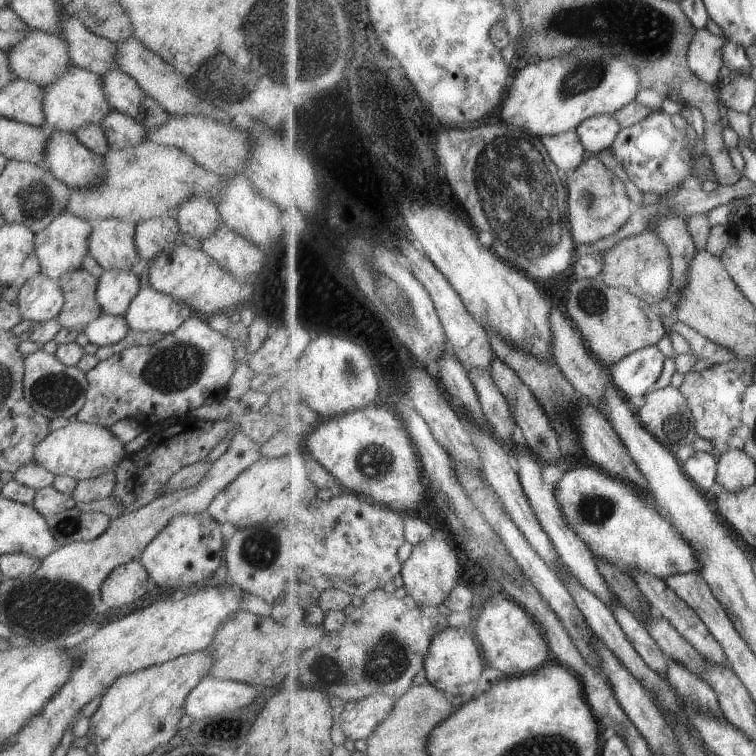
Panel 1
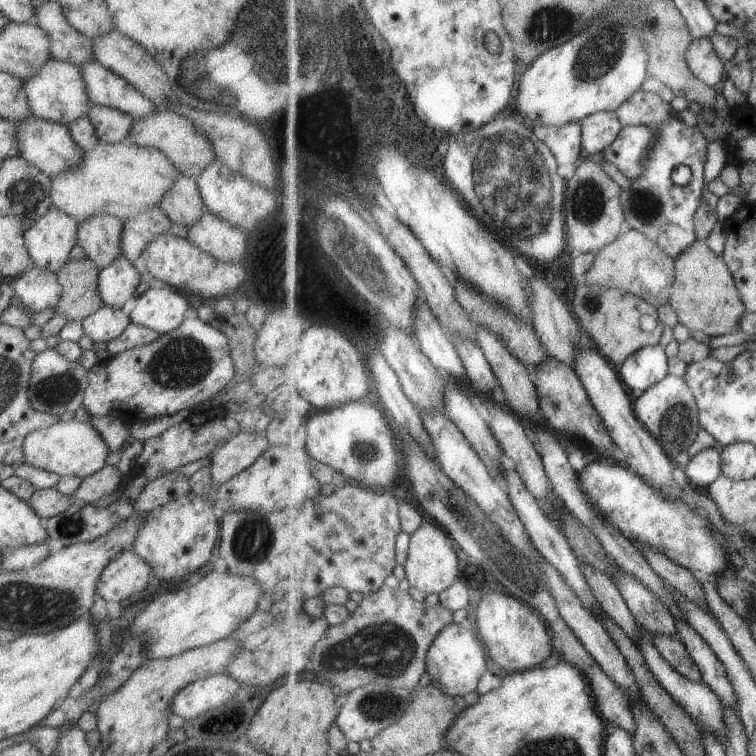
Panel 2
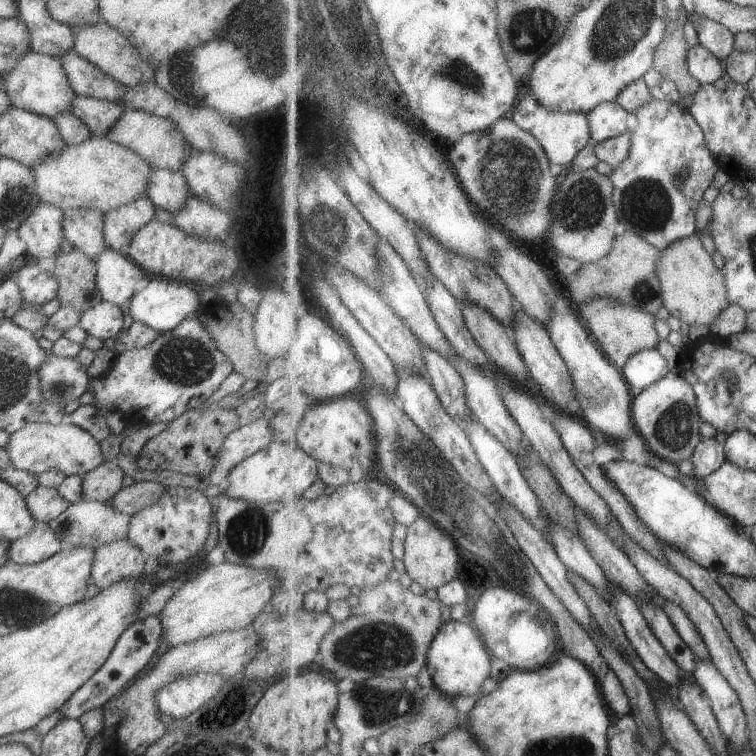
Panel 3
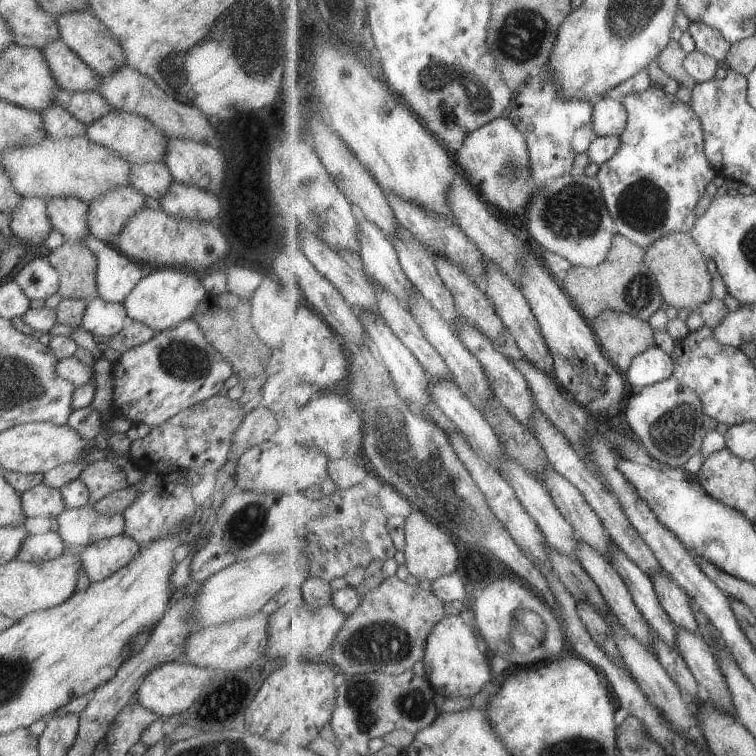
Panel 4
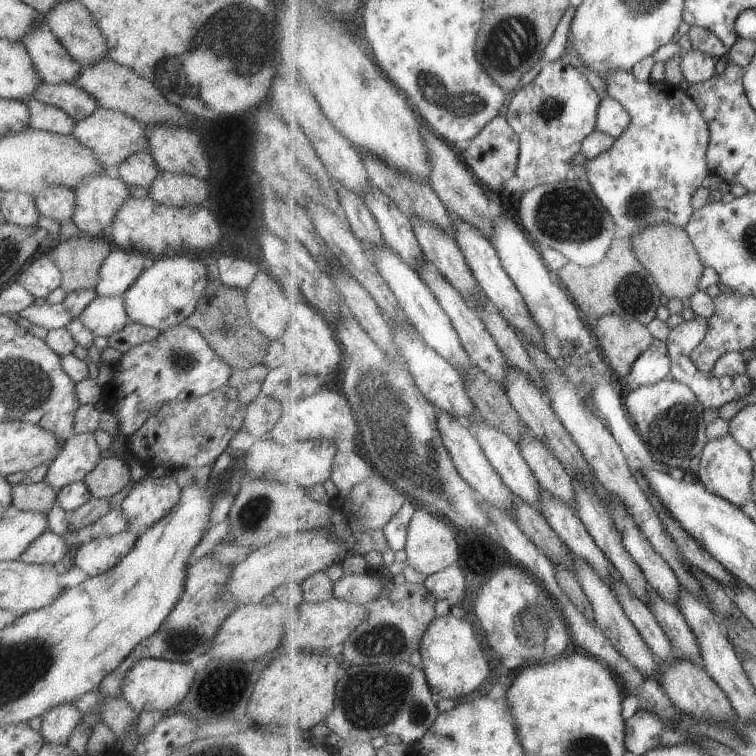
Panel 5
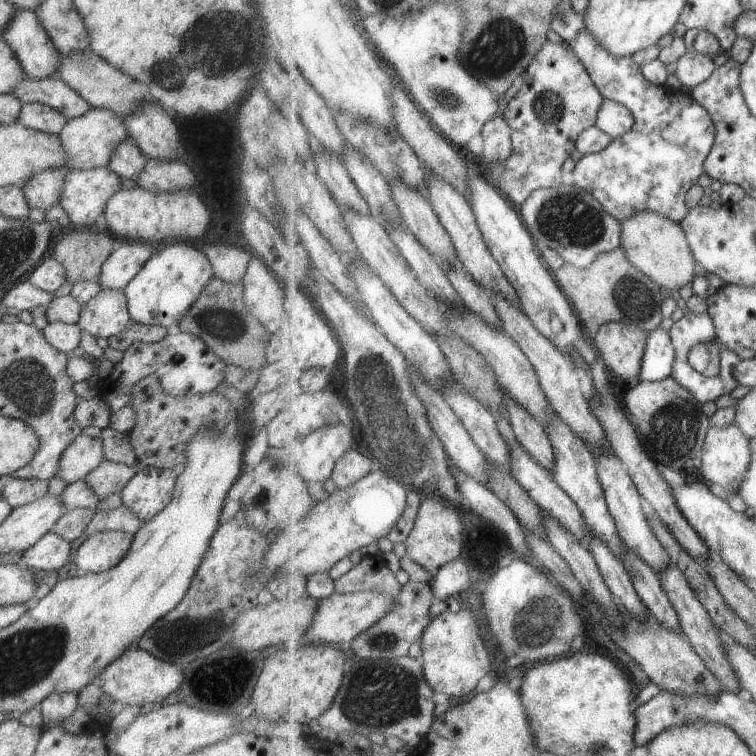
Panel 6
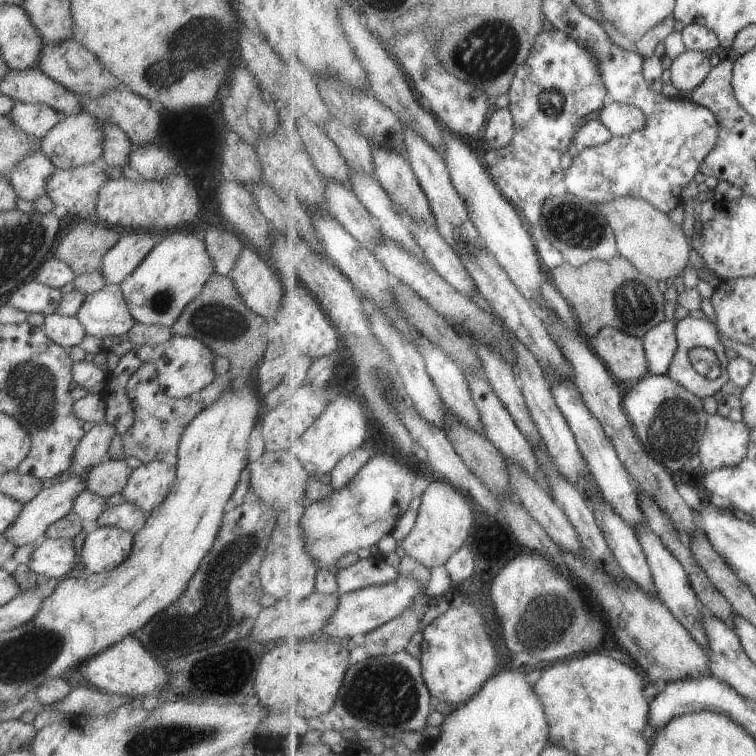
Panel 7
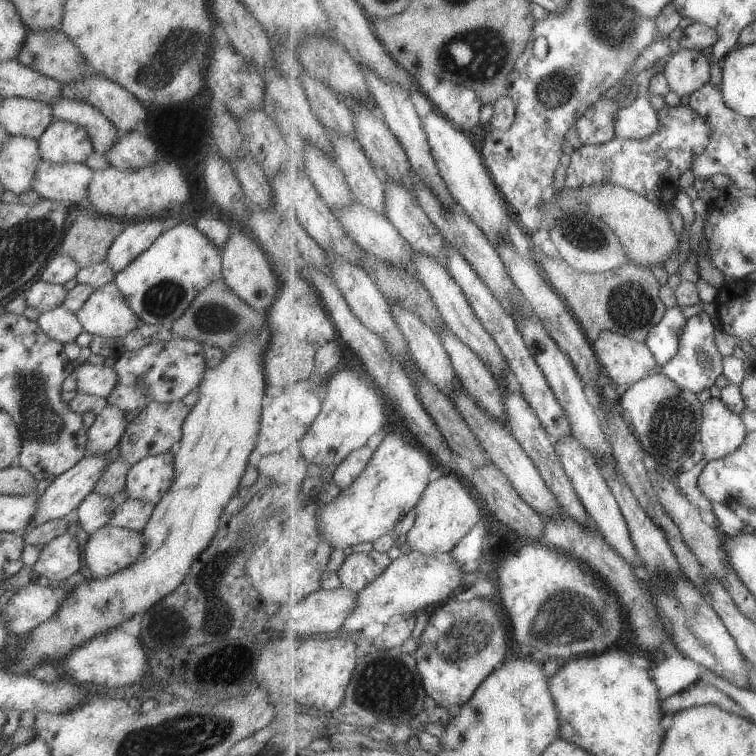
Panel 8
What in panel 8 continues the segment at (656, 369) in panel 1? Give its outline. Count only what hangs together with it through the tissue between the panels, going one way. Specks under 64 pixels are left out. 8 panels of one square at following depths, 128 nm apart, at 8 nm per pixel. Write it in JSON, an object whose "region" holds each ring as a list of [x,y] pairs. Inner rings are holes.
{"region":[[[679,306],[668,309],[666,316],[647,337],[647,346],[654,352],[658,365],[664,367],[680,349],[686,319]]]}

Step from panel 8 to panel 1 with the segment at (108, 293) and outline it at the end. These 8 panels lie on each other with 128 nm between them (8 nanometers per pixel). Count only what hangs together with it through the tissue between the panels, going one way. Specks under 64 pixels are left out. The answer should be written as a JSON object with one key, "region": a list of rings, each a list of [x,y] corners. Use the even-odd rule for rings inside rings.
{"region":[[[103,312],[99,313],[97,318],[94,318],[83,332],[88,338],[88,342],[97,344],[97,346],[107,346],[119,342],[125,338],[128,326],[123,317],[108,315]]]}

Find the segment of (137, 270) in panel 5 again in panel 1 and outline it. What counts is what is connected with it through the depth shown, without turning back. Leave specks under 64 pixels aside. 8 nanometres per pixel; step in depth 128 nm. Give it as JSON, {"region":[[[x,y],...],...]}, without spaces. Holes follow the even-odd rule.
{"region":[[[111,269],[103,271],[96,286],[96,301],[101,312],[123,317],[129,302],[137,294],[138,275]]]}

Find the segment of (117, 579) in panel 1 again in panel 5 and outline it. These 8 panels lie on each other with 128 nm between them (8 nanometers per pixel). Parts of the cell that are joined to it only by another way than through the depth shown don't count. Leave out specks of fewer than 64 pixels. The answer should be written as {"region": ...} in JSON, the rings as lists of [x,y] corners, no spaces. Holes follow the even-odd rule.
{"region":[[[127,530],[111,536],[97,537],[80,544],[74,556],[74,565],[88,577],[100,575],[114,567],[132,548],[136,535]]]}

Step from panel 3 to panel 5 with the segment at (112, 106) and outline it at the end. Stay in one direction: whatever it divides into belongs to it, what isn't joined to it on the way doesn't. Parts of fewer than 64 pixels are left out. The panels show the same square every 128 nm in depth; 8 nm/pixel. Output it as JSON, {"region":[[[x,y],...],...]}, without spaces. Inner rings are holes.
{"region":[[[41,82],[31,98],[64,110],[74,121],[89,116],[99,107],[96,100],[74,82],[60,85]]]}

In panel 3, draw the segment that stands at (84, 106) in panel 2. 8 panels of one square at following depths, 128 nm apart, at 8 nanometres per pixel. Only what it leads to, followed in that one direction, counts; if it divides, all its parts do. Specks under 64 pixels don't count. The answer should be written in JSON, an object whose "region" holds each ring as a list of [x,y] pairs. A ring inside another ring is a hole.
{"region":[[[31,50],[25,53],[16,63],[16,67],[3,78],[4,89],[11,105],[50,119],[69,111],[73,97],[76,95],[64,75],[60,58]]]}

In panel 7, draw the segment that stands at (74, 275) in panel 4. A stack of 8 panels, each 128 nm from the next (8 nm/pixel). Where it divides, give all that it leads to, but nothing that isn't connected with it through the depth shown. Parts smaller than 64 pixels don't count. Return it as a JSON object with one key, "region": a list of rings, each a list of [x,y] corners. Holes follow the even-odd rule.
{"region":[[[79,220],[61,236],[54,258],[65,262],[74,276],[100,271],[102,257],[115,246],[121,233],[119,229],[100,222]]]}

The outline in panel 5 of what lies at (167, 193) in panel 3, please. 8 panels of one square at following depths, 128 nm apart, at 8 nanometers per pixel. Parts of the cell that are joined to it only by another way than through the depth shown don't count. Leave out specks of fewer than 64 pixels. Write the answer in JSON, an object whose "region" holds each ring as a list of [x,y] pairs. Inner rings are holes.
{"region":[[[139,151],[128,156],[118,164],[119,178],[128,185],[142,186],[147,189],[151,186],[158,173],[158,167],[153,157],[147,151]]]}

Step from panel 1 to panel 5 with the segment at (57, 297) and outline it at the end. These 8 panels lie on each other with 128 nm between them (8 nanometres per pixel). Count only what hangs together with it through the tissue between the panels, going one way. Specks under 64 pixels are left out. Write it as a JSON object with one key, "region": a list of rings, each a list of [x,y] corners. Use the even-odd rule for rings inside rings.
{"region":[[[41,257],[33,260],[21,274],[17,276],[19,283],[34,298],[44,298],[60,286],[60,272],[51,258]]]}

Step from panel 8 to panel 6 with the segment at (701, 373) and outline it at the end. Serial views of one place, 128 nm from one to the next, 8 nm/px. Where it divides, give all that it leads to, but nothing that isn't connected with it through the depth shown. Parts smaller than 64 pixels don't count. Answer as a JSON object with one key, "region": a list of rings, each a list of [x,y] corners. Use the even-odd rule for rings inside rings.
{"region":[[[685,311],[684,316],[674,323],[673,328],[671,328],[671,339],[673,340],[673,345],[676,349],[676,358],[673,368],[672,377],[677,380],[681,386],[685,386],[687,390],[693,392],[695,397],[705,404],[717,400],[719,396],[723,394],[731,394],[737,386],[739,386],[739,380],[735,378],[735,366],[742,361],[742,358],[738,356],[737,353],[726,348],[724,345],[720,348],[720,373],[715,376],[715,378],[709,378],[699,374],[687,360],[689,352],[700,343],[707,343],[709,341],[715,340],[717,338],[715,331],[714,319],[707,313],[695,313],[692,311]]]}

